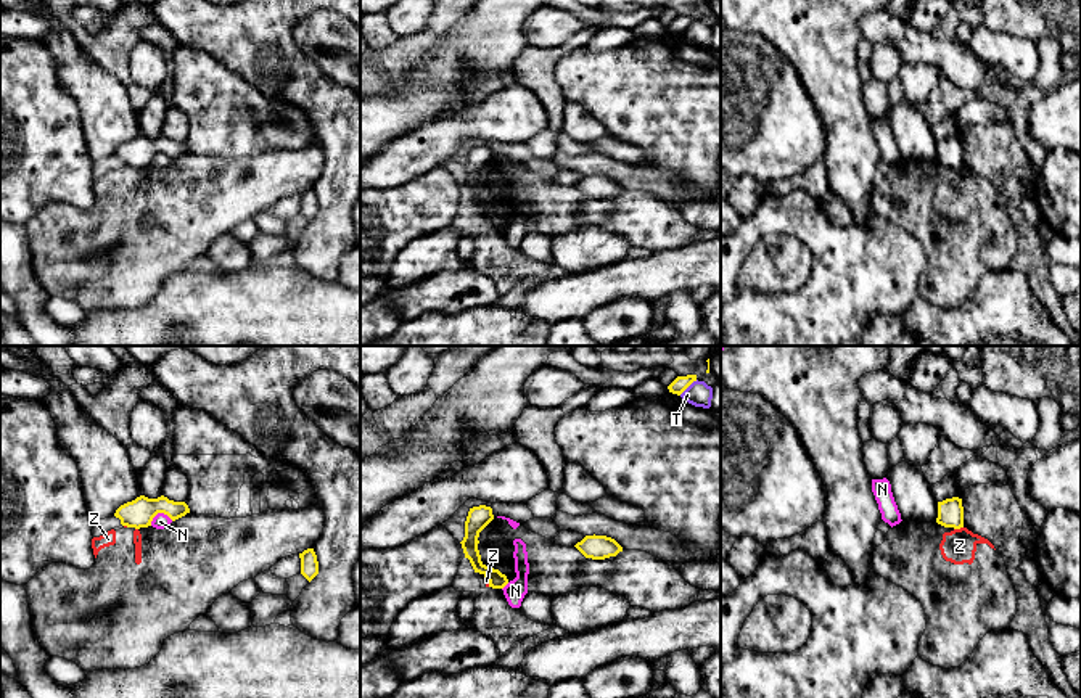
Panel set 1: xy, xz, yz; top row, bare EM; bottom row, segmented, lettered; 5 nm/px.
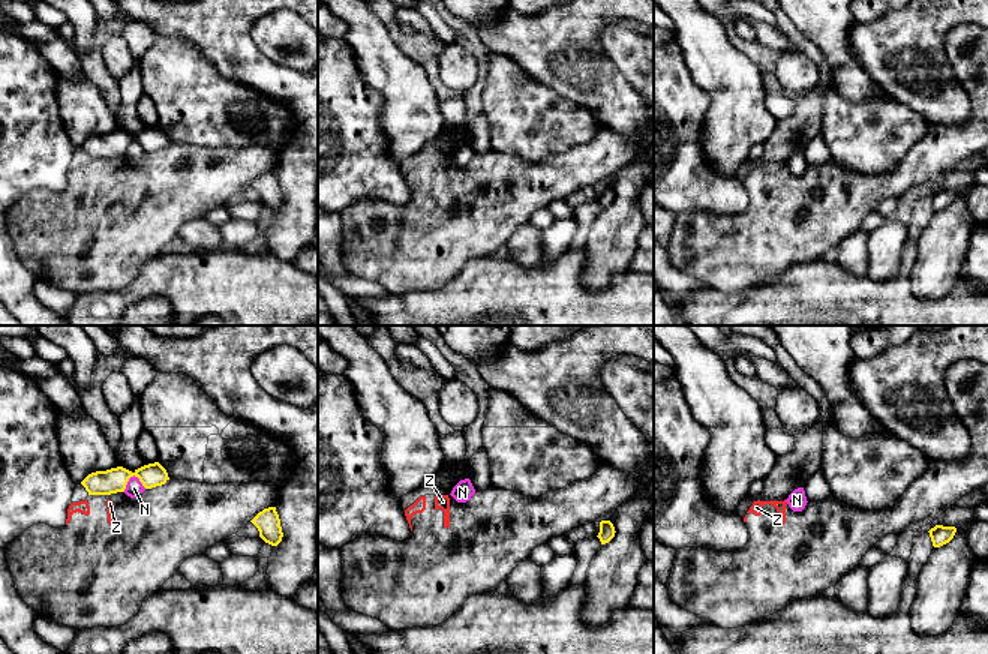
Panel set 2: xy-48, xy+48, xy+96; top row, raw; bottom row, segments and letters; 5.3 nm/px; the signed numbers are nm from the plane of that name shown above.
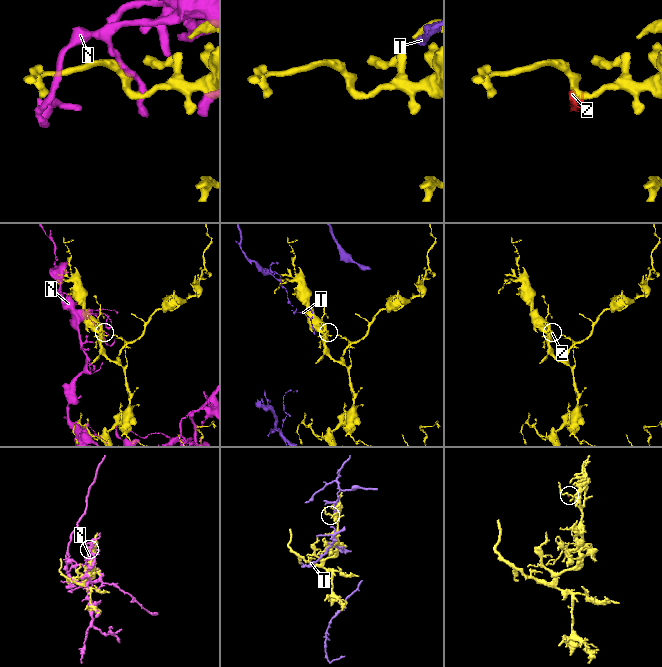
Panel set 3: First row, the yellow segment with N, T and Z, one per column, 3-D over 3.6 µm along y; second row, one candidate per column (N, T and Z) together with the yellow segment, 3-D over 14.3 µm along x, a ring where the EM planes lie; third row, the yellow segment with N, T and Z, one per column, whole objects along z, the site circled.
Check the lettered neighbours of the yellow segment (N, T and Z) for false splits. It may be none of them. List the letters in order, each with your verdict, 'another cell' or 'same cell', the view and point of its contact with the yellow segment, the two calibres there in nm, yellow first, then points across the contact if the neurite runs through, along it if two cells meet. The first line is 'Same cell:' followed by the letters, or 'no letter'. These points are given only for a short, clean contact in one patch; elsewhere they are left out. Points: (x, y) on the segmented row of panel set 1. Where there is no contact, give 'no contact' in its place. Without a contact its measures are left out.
Same cell: no letter
N: another cell; meets yellow in xy at (160, 512); 140 nm thick on the yellow side, 80 nm on the other
T: another cell; meets yellow in xz at (687, 386); 80 nm thick on the yellow side, 120 nm on the other
Z: another cell; meets yellow in yz at (957, 528); 130 nm thick on the yellow side, 170 nm on the other; border along yz (962, 526), (954, 529)

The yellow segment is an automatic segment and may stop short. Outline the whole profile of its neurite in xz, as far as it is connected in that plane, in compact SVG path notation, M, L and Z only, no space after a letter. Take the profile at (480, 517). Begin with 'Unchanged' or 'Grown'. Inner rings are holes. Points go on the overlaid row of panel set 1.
Unchanged. M486 505L473 507L468 511L465 521L465 537L460 542L465 558L470 560L475 573L483 574L489 581L489 587L492 589L504 589L508 584L505 574L499 569L489 568L481 561L481 555L478 550L478 537L479 532L494 519L492 508Z

